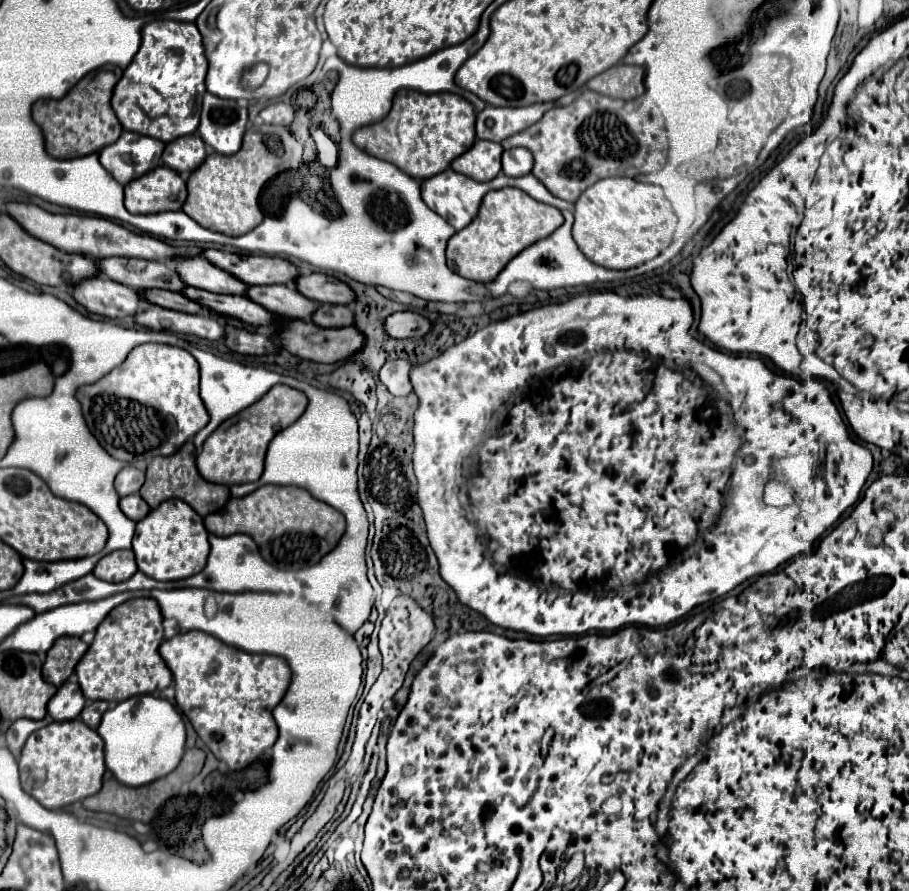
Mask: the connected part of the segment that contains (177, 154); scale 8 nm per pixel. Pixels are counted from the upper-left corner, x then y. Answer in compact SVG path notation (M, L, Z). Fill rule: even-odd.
M188 134L184 138L176 138L174 142L166 144L162 160L176 172L192 172L204 162L206 156L208 150L202 138L198 134Z

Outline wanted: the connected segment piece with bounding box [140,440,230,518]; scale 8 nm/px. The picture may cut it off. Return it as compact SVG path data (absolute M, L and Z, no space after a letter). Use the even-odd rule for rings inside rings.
M188 440L178 452L174 452L172 456L156 456L150 464L148 464L148 470L146 470L146 482L140 490L140 496L148 502L150 508L156 508L160 506L164 500L170 500L170 498L178 498L178 500L184 500L188 502L198 514L208 516L216 510L222 510L224 504L228 502L230 498L230 490L228 486L222 486L222 484L212 484L212 482L206 482L198 470L196 470L196 448L192 444L192 440Z

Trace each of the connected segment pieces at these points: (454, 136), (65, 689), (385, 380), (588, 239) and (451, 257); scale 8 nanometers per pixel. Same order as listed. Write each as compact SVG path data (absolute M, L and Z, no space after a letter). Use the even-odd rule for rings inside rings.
M398 90L390 114L370 126L362 126L354 132L352 140L364 152L392 162L412 178L424 180L444 172L454 158L464 154L476 138L474 132L476 112L474 106L458 94L436 92L422 94L416 90Z
M64 682L48 702L48 714L54 720L74 720L80 716L86 698L76 682Z
M390 360L378 370L380 382L390 390L394 396L406 396L412 392L412 384L408 378L408 360Z
M604 178L590 186L574 204L574 226L572 236L578 248L588 256L594 264L610 268L610 270L628 270L636 268L652 258L656 258L670 242L676 228L676 214L668 198L664 196L660 186L636 182L634 178Z
M500 188L488 192L482 200L478 216L448 240L448 266L468 280L492 282L514 256L530 244L550 236L562 226L562 222L564 216L558 208L530 198L520 188Z

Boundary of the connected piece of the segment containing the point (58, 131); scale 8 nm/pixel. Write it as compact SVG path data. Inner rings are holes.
M108 66L98 68L90 74L86 74L68 92L68 96L64 96L60 100L38 100L34 104L32 116L44 132L46 148L48 148L50 156L62 158L62 160L88 156L88 154L94 154L96 150L102 150L104 146L116 142L116 138L122 134L122 126L110 106L110 98L112 98L114 84L120 80L120 76L122 76L120 68L108 68Z

